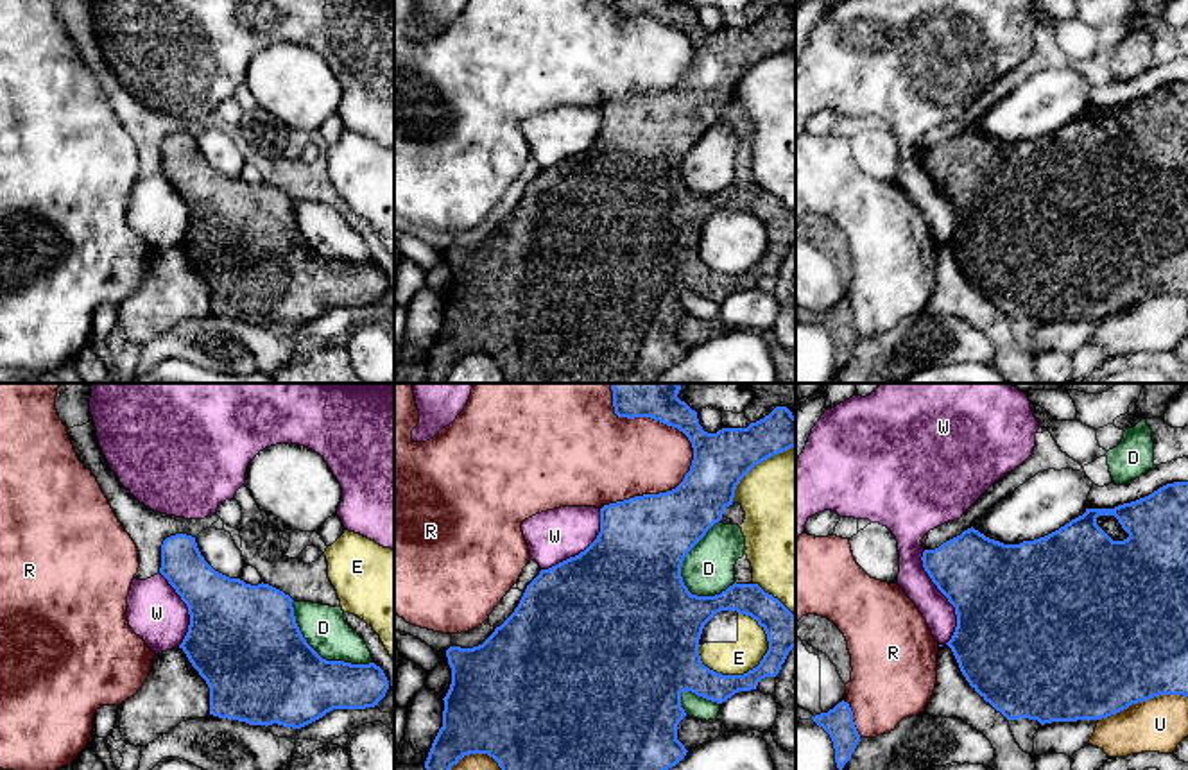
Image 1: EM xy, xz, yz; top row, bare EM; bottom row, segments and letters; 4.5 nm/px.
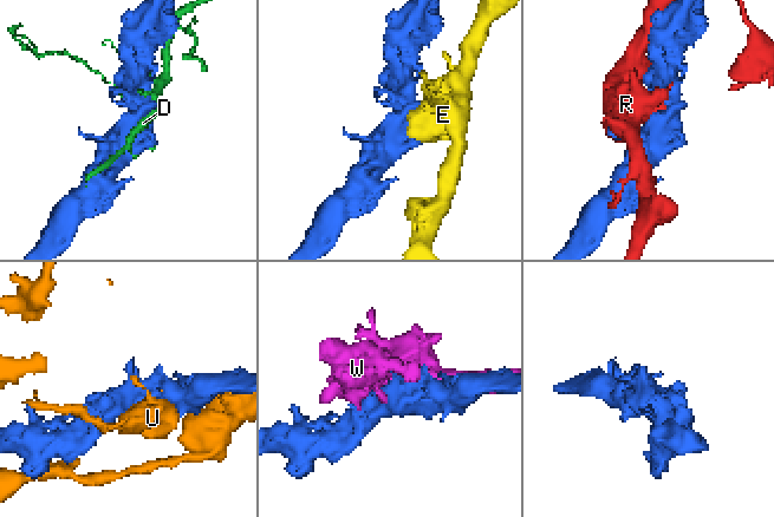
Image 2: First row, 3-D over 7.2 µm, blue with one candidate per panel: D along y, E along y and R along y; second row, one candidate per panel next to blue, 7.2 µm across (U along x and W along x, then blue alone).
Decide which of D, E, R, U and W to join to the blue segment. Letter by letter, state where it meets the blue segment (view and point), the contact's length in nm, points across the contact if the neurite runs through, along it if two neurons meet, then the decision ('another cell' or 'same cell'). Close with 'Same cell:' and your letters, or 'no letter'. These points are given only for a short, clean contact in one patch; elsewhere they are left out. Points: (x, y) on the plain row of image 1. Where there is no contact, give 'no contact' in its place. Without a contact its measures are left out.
D: xz (683, 158) | 360 nm | another cell
E: xz (733, 274) | 340 nm | another cell
R: xz (662, 92) | 500 nm | another cell
U: yz (1142, 299) | 420 nm | another cell
W: yz (945, 194) | 440 nm | another cell
Same cell: no letter

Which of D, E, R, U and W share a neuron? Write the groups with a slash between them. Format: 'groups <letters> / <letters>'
groups D / E / R / U / W

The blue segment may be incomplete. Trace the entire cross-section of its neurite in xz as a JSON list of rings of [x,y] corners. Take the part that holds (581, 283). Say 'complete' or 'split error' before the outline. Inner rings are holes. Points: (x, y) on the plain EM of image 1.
complete; [[[613,0],[613,5],[618,16],[650,16],[683,30],[693,47],[690,70],[672,90],[604,104],[600,131],[584,150],[541,168],[527,184],[514,211],[482,244],[446,249],[452,283],[443,297],[443,326],[425,360],[423,383],[444,383],[452,365],[469,353],[493,356],[504,371],[505,383],[654,383],[688,351],[677,338],[677,324],[686,315],[681,306],[684,290],[722,303],[738,290],[756,288],[762,278],[776,276],[796,245],[796,215],[758,183],[735,181],[720,193],[697,195],[681,175],[684,156],[733,104],[740,79],[760,61],[796,45],[792,11],[776,5],[747,27],[708,32],[699,23],[697,11],[684,0]],[[720,210],[751,215],[767,233],[767,252],[744,274],[722,274],[701,260],[702,227]]]

